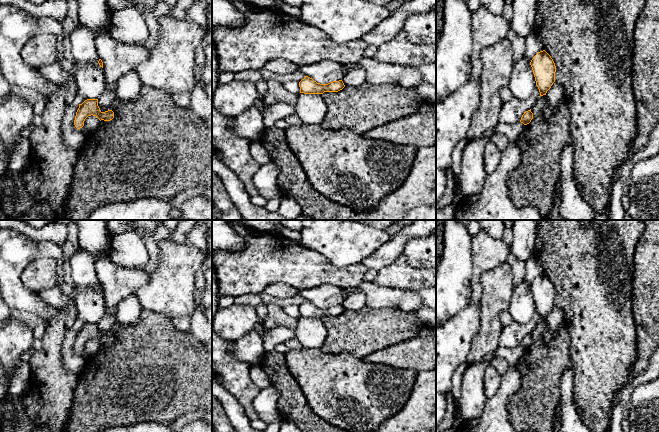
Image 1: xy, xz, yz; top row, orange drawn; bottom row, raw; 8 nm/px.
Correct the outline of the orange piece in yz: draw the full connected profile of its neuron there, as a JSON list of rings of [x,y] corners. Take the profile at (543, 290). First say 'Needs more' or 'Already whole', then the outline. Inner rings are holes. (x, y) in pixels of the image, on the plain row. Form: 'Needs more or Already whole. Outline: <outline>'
Already whole. Outline: [[[543,274],[533,281],[530,289],[540,320],[546,319],[547,315],[555,306],[556,290],[553,283],[545,274]]]

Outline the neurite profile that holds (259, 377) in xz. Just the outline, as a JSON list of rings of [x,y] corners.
[[[260,364],[251,366],[249,374],[251,380],[259,388],[259,390],[262,390],[271,385],[269,376],[262,369]]]

